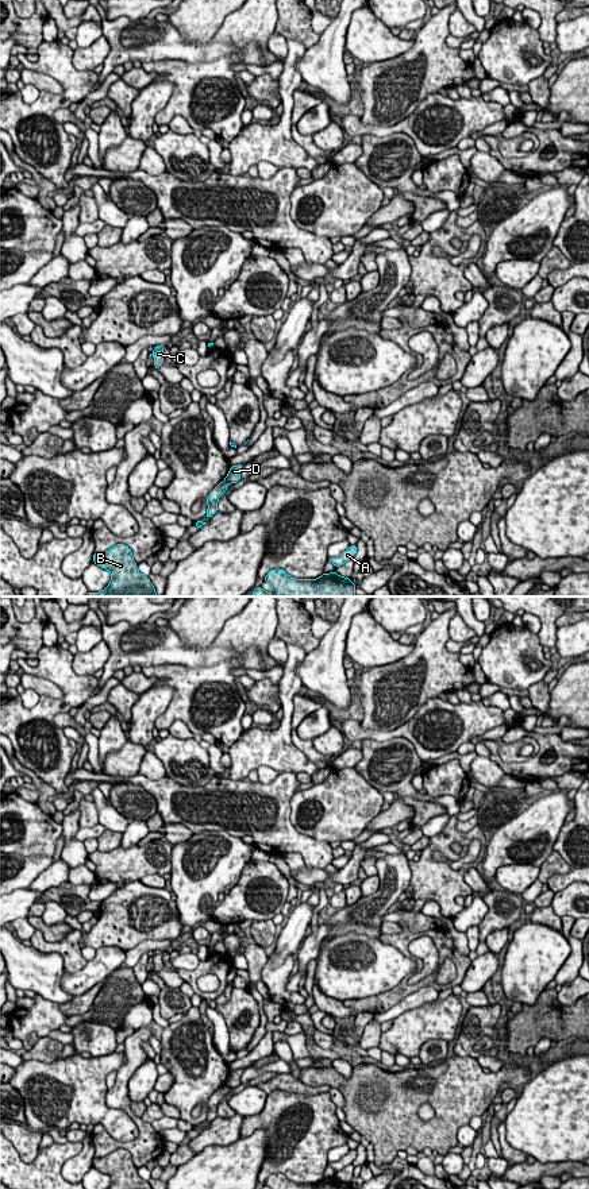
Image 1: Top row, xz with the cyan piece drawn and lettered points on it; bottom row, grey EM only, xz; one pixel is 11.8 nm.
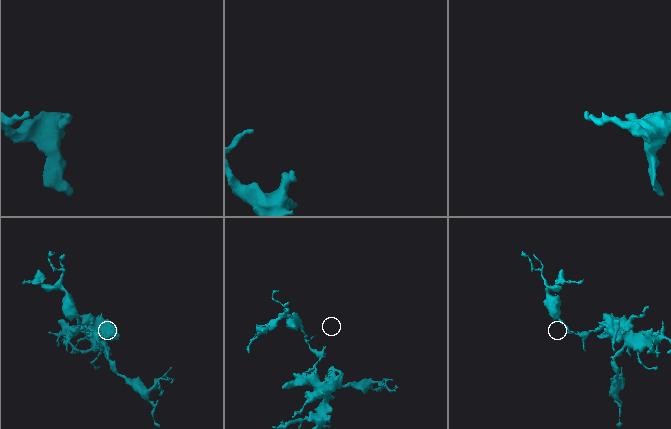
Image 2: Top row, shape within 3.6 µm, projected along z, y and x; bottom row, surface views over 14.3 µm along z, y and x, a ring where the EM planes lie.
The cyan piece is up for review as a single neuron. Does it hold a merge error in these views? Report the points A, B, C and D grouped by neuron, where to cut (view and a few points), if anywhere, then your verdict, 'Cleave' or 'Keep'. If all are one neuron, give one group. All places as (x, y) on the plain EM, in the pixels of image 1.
Groups: A B / C D. Split along xz (224, 1084), (228, 1087). Cleave

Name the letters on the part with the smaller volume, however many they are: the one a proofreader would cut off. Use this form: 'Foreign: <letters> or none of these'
Foreign: C, D

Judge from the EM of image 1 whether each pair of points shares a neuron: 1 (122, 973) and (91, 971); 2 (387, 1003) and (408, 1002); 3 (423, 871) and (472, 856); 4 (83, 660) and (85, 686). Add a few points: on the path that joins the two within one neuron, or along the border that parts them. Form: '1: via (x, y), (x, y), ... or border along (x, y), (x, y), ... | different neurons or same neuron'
1: border along (122, 964), (114, 972) | different neurons
2: border along (403, 999), (374, 1015) | different neurons
3: border along (472, 841), (464, 856), (449, 863), (451, 869) | different neurons
4: border along (72, 657), (72, 668), (77, 674), (92, 675) | different neurons

